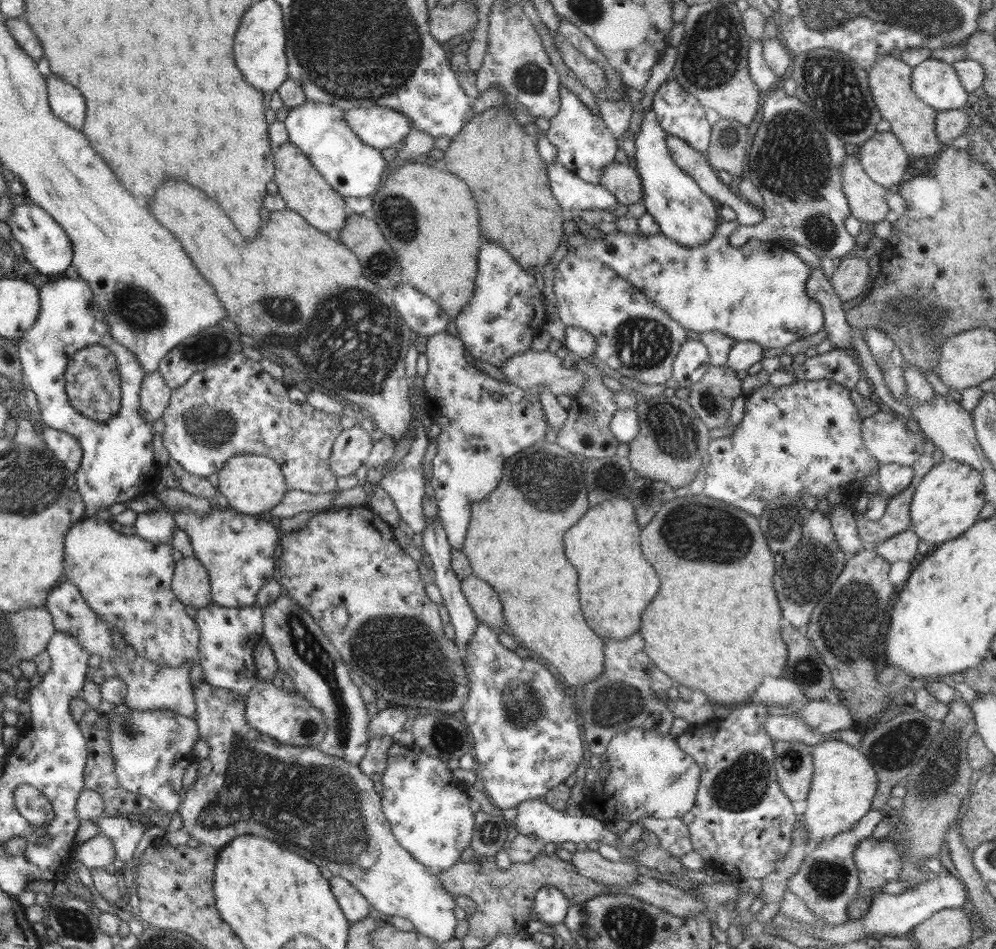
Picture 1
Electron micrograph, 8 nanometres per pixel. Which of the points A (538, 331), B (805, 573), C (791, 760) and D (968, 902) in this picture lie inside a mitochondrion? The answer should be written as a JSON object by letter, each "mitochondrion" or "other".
{"A":"other","B":"mitochondrion","C":"mitochondrion","D":"other"}

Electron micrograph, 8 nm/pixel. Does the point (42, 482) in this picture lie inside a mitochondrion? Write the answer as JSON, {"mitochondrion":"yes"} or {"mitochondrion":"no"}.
{"mitochondrion":"yes"}

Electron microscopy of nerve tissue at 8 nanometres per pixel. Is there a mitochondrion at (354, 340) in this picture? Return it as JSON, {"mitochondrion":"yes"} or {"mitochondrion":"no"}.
{"mitochondrion":"yes"}

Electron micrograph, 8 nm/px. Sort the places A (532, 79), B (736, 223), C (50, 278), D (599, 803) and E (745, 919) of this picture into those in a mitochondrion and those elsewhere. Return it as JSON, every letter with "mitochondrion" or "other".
{"A":"mitochondrion","B":"other","C":"other","D":"other","E":"other"}

